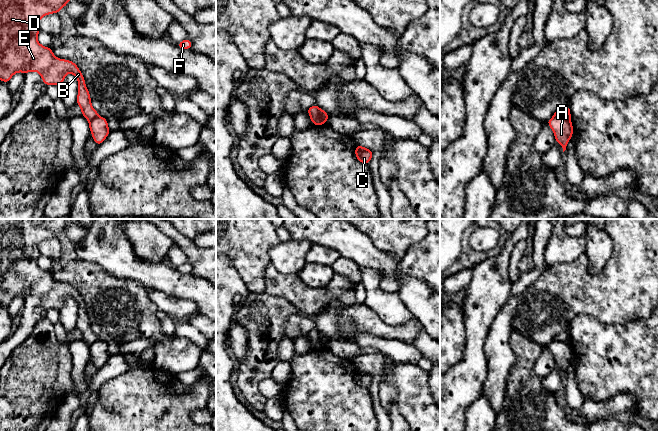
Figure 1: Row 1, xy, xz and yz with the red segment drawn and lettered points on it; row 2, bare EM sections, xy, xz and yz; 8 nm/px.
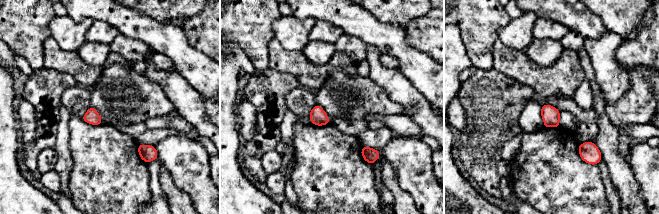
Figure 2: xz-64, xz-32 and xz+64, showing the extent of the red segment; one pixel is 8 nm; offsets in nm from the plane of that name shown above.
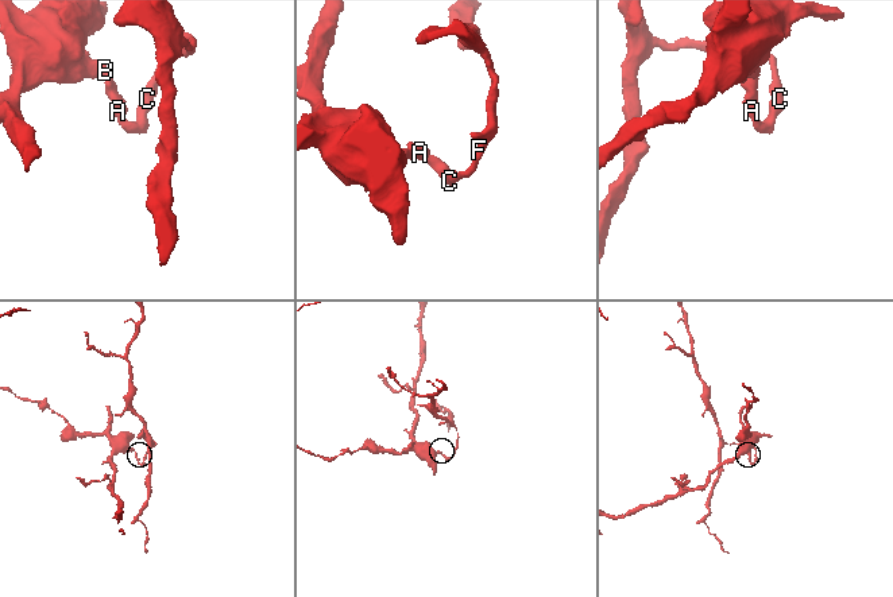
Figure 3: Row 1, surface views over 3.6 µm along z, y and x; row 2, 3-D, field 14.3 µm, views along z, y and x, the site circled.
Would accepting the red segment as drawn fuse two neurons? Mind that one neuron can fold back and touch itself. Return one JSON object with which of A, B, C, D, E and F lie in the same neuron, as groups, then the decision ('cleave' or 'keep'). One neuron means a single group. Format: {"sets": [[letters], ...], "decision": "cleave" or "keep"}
{"sets": [["A", "C", "F"], ["B", "D", "E"]], "decision": "cleave"}

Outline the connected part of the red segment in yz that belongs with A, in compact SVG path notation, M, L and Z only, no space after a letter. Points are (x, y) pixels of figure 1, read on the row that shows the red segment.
M552 117L546 123L553 130L555 140L562 146L564 152L574 132L571 120L560 117Z

